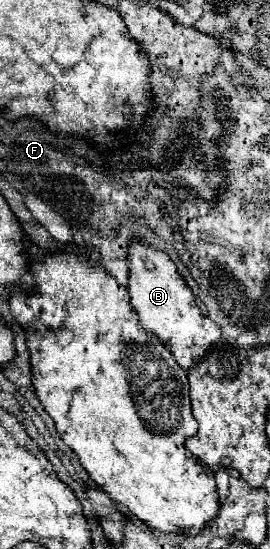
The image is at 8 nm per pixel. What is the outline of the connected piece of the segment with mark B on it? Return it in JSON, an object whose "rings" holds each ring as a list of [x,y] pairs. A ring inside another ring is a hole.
{"rings":[[[132,241],[126,259],[130,263],[126,291],[130,295],[130,305],[138,313],[140,325],[162,339],[180,367],[194,367],[220,339],[220,327],[202,315],[186,279],[178,273],[178,267],[168,253],[154,249],[144,241]]]}

